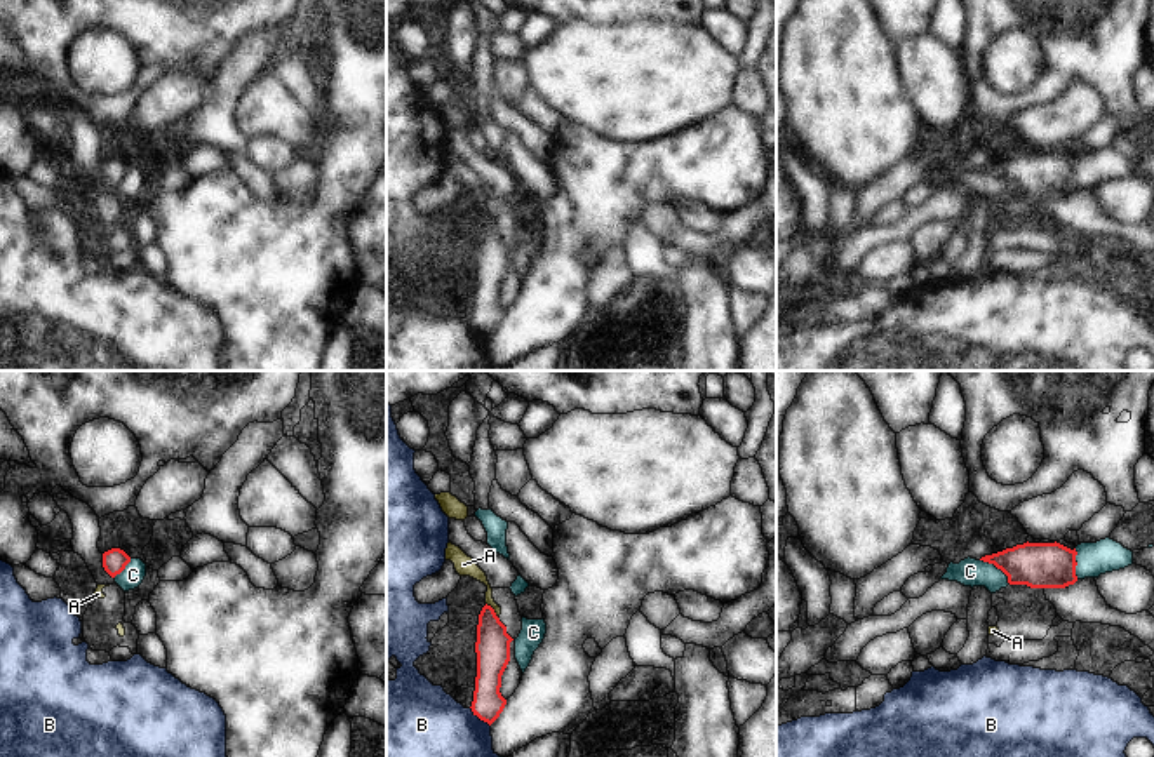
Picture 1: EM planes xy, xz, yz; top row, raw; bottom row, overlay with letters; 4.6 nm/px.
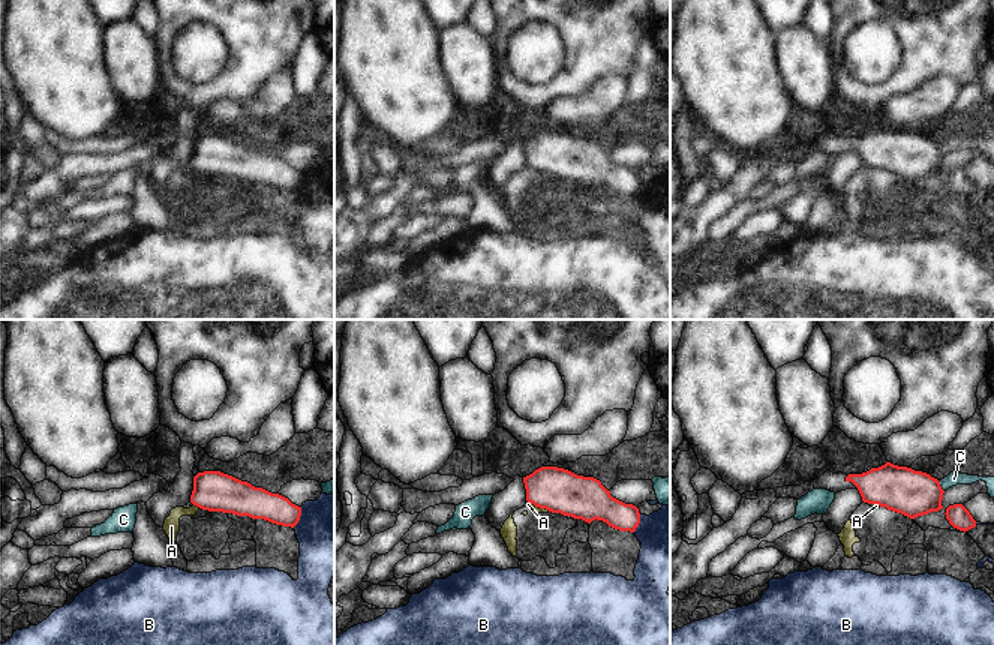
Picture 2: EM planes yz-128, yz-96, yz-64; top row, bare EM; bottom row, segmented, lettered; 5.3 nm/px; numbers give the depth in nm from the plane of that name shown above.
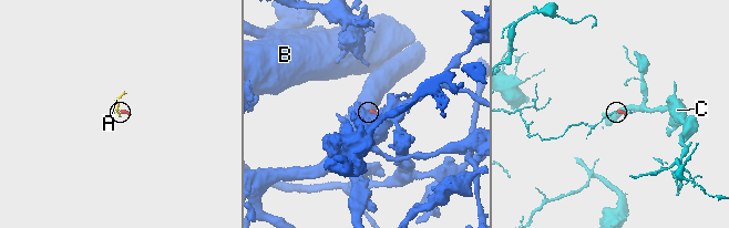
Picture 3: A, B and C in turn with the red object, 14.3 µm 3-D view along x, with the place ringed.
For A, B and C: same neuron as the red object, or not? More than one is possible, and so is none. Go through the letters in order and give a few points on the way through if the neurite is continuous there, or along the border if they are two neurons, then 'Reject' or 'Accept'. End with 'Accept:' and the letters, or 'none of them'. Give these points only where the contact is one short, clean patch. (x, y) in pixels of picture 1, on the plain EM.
A: Boundary: xz (486, 213), (496, 227). Reject
B: Boundary: xz (470, 317), (489, 336). Reject
C: Boundary: yz (980, 169), (994, 174), (1010, 194). Reject
Accept: none of them.

